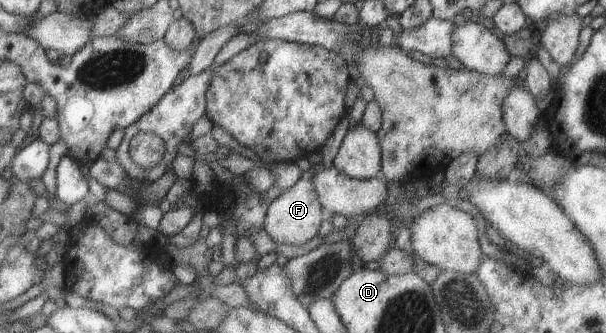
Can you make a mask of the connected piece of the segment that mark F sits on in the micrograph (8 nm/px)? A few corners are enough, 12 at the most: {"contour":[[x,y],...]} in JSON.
{"contour":[[312,173],[268,205],[276,244],[302,245],[320,227]]}

